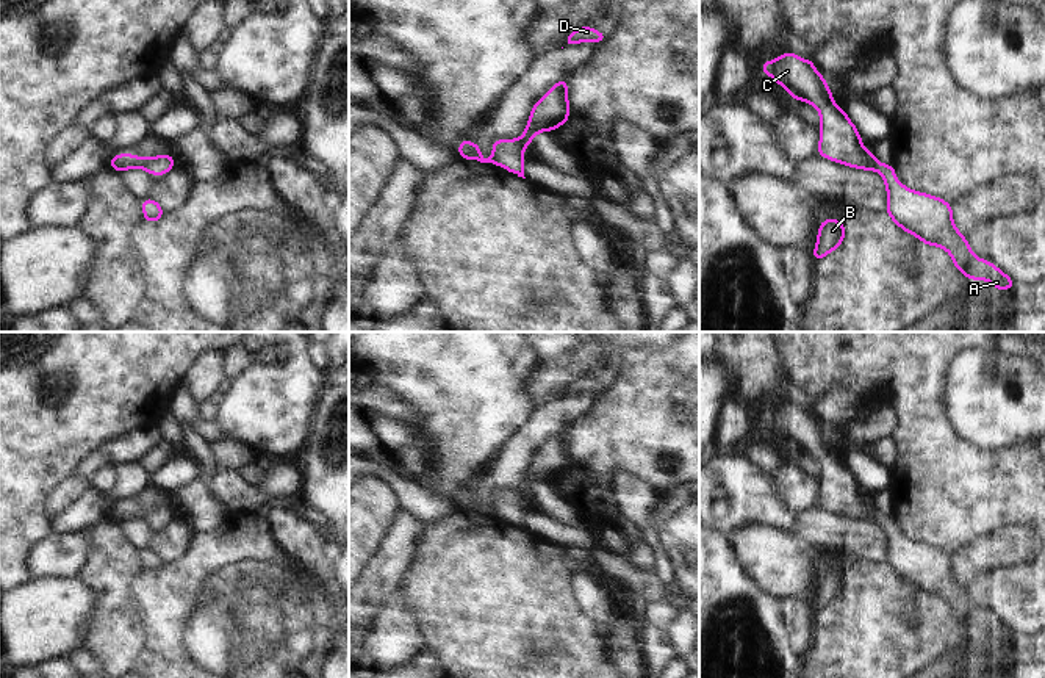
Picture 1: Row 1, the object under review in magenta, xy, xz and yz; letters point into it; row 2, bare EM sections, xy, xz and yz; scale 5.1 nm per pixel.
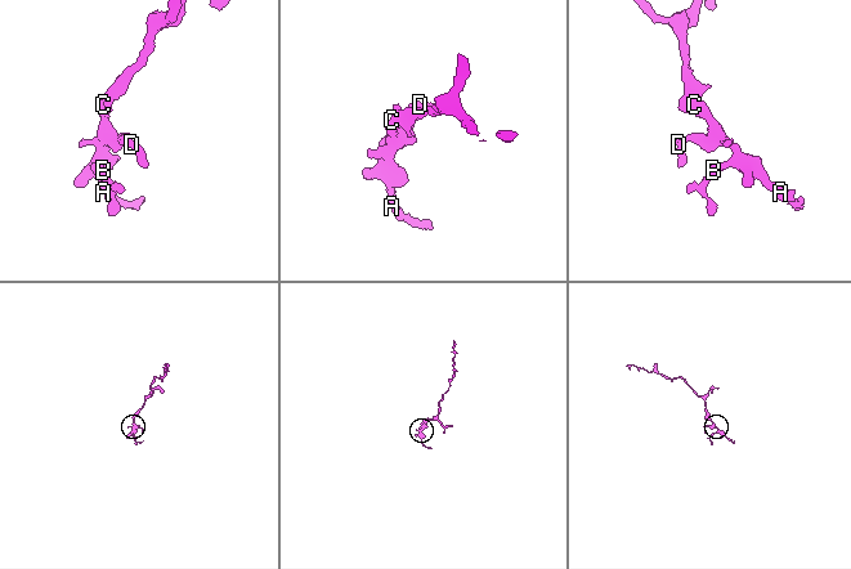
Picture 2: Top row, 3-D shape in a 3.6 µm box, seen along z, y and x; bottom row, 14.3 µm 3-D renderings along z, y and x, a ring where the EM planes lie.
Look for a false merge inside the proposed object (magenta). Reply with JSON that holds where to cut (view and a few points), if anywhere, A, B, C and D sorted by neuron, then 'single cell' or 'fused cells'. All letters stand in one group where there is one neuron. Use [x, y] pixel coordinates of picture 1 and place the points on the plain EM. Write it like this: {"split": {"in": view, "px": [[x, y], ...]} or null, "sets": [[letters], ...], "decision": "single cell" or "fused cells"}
{"split": null, "sets": [["A", "B", "C", "D"]], "decision": "single cell"}

